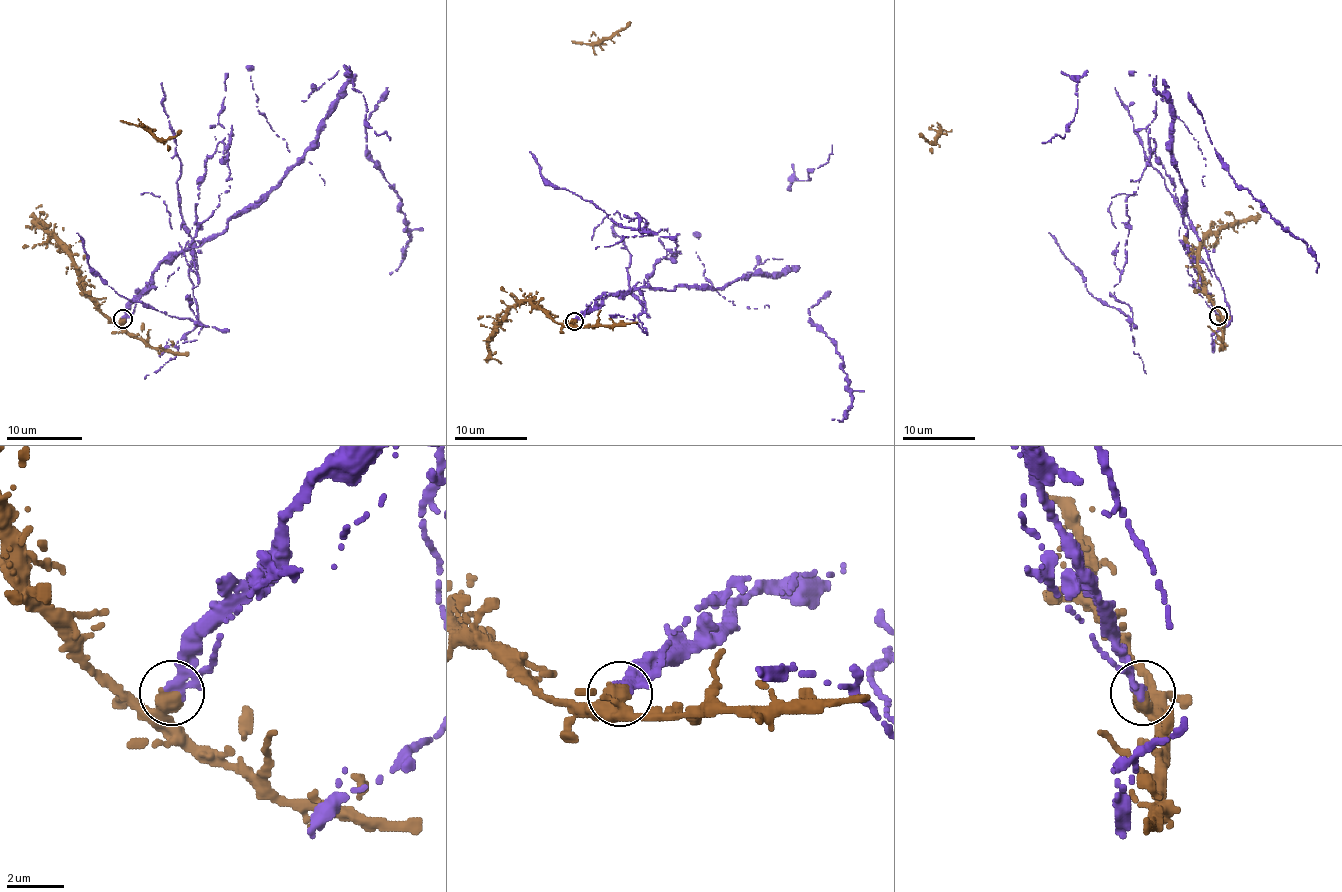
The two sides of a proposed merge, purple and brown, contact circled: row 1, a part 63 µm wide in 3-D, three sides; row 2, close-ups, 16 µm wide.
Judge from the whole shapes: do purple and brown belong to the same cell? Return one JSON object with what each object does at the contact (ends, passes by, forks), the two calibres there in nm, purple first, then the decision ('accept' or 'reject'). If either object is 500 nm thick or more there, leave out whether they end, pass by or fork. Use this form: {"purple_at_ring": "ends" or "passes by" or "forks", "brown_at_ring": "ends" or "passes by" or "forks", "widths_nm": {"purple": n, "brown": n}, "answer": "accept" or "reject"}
{"widths_nm": {"purple": 400, "brown": 550}, "answer": "reject"}

